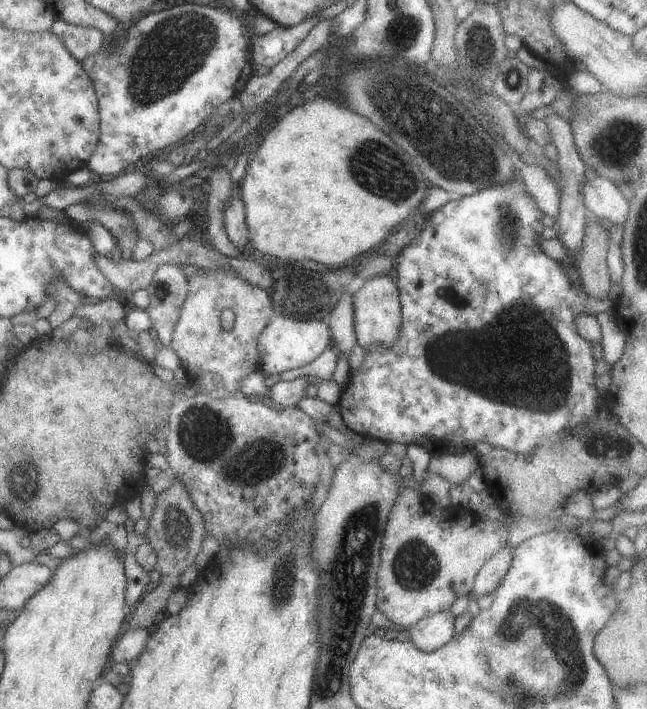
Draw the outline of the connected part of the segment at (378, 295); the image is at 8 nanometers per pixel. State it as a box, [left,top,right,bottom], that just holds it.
[352,273,400,348]

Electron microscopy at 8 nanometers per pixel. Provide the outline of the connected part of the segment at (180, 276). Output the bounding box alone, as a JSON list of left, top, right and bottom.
[143,263,188,347]

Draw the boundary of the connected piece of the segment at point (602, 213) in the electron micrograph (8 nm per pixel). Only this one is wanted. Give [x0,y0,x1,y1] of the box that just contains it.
[581,176,628,224]

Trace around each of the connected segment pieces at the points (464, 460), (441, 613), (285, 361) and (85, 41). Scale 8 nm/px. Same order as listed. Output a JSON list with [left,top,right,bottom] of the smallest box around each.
[[425,451,478,488],[407,609,454,651],[256,315,332,375],[48,18,106,62]]

